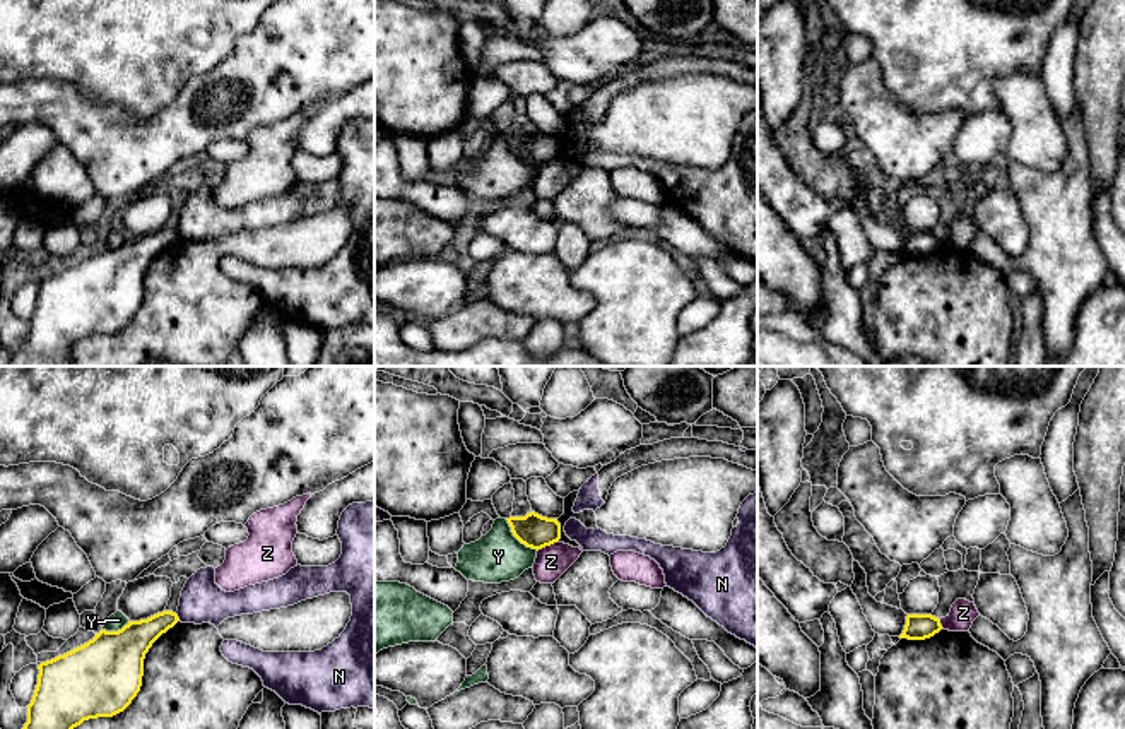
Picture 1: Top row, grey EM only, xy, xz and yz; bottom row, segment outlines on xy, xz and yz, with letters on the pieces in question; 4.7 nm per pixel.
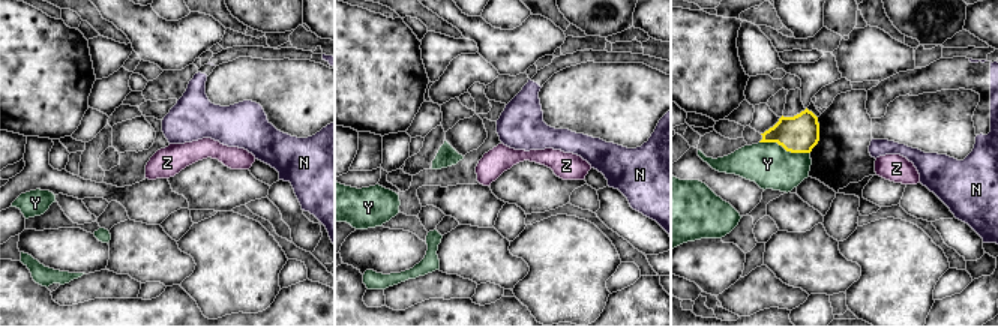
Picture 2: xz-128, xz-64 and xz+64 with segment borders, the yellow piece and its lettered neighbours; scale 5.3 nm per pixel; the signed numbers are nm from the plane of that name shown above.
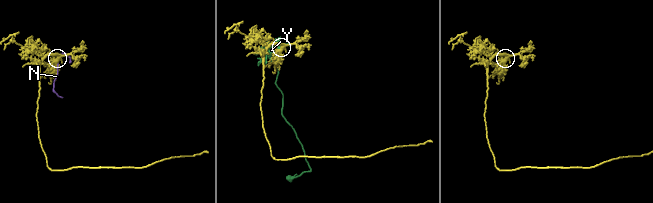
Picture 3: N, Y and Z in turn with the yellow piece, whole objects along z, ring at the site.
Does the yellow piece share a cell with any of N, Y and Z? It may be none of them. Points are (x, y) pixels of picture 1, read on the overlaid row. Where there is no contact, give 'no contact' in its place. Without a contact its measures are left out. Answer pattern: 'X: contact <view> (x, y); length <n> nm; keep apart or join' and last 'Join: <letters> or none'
N: contact xy (176, 616); length 50 nm; keep apart
Y: contact xz (518, 539); length 220 nm; keep apart
Z: contact xz (546, 545); length 110 nm; keep apart
Join: none

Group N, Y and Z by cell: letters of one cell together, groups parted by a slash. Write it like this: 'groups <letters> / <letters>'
groups N / Y / Z

